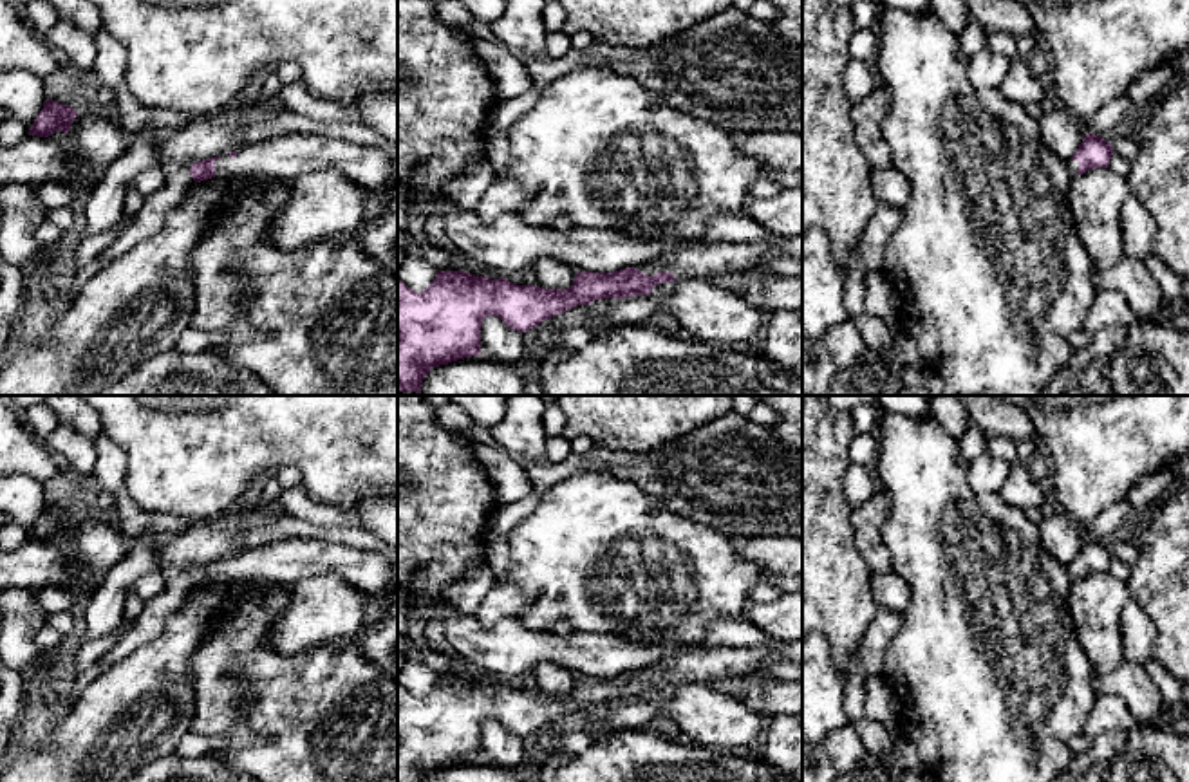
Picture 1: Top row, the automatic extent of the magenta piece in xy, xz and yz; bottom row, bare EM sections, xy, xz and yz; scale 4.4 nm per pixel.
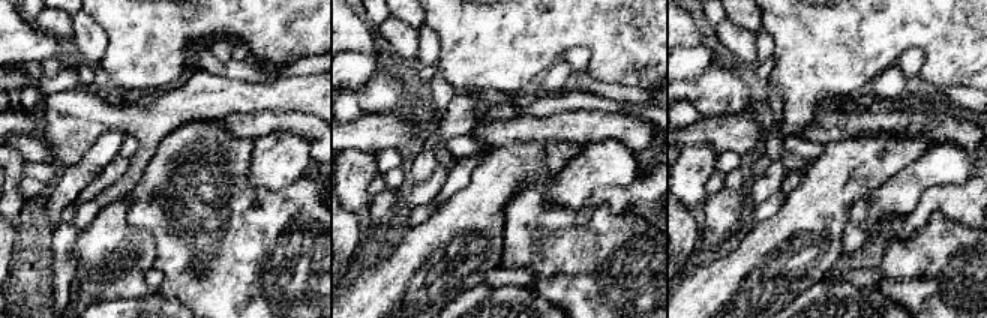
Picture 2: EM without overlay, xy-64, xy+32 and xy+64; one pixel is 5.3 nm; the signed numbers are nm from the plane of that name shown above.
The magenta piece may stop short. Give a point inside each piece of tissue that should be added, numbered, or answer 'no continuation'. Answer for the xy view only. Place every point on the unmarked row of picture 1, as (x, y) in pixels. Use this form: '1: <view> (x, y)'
1: xy (286, 562)

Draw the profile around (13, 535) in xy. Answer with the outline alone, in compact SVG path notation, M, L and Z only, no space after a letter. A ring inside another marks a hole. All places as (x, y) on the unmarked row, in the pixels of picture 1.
M11 520L0 526L0 549L2 551L14 551L22 547L27 540L29 540L29 535L20 524Z

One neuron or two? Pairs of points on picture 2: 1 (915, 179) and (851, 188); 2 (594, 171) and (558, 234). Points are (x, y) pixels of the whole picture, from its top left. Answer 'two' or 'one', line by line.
1: two
2: two

